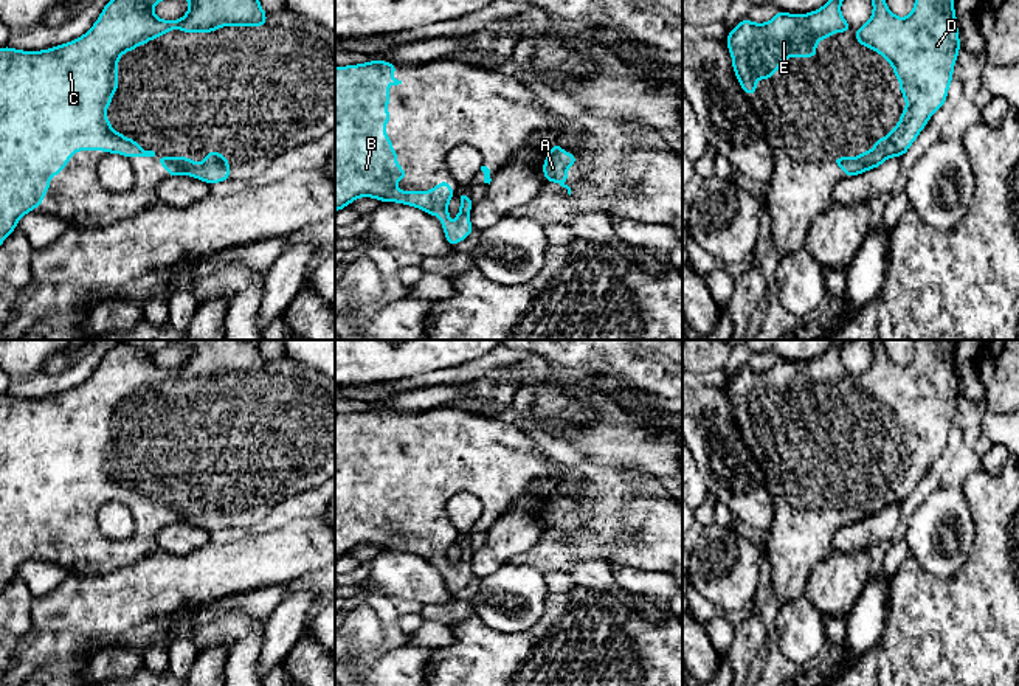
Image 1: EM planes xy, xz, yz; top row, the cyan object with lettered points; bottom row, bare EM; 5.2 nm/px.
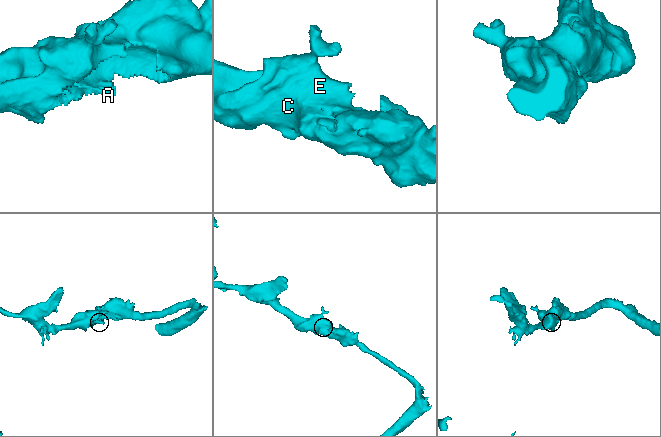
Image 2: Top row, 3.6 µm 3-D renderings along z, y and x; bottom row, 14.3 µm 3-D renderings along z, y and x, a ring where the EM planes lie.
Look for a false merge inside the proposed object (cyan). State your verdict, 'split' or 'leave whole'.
leave whole

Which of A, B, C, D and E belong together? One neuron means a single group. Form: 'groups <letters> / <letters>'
groups A B C D E

